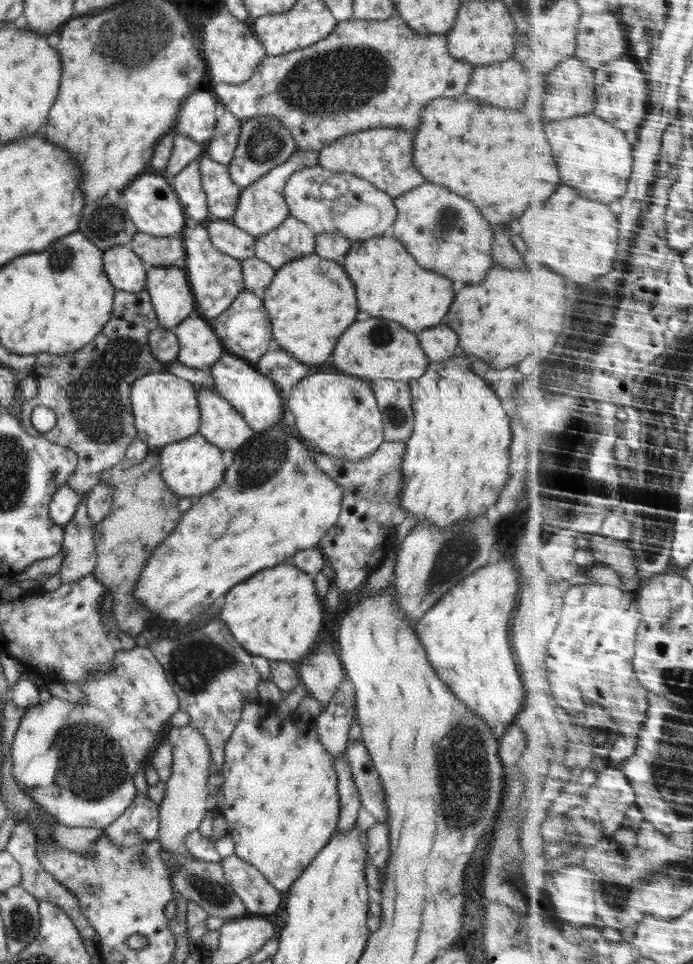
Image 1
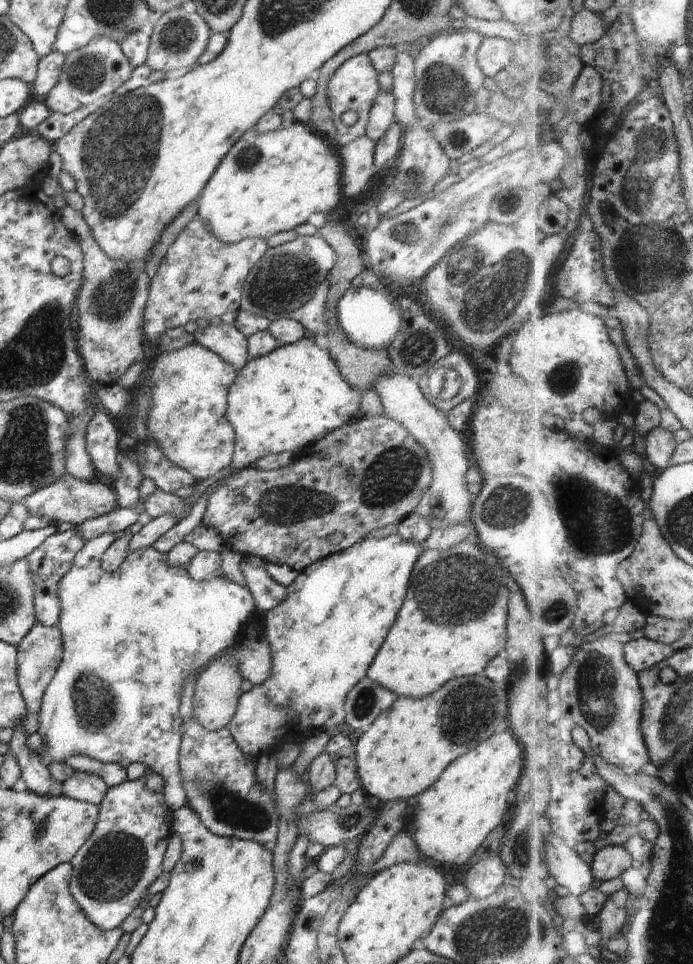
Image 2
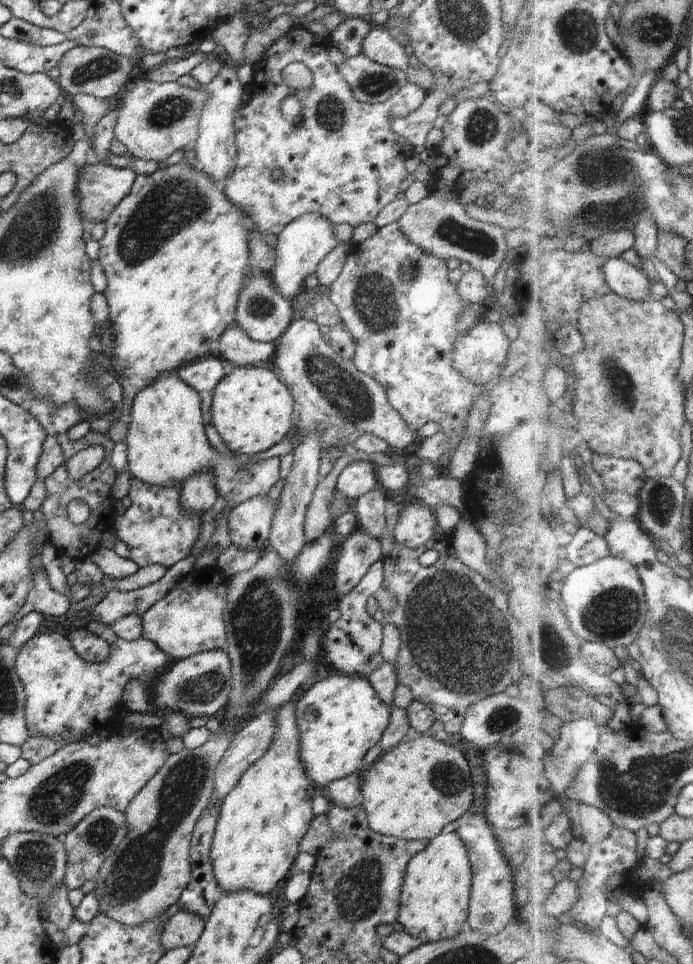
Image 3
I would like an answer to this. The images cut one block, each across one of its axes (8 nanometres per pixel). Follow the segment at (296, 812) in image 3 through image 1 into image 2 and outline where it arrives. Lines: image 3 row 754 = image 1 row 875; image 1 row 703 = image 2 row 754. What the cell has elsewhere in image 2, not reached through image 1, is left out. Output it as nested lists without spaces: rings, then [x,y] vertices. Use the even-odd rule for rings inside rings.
[[[398,532],[376,539],[365,537],[362,541],[344,548],[342,551],[330,554],[324,559],[310,564],[300,571],[298,577],[287,587],[287,596],[281,604],[273,610],[267,611],[264,618],[264,634],[266,642],[270,644],[272,659],[272,674],[264,682],[264,686],[254,685],[251,690],[242,693],[236,707],[236,714],[227,724],[228,732],[244,753],[244,756],[258,758],[262,752],[279,750],[280,742],[294,742],[294,722],[290,722],[290,708],[272,708],[270,704],[280,702],[280,694],[284,698],[298,702],[308,710],[310,718],[306,722],[296,722],[298,738],[312,735],[316,732],[333,730],[345,722],[344,701],[348,692],[366,678],[372,660],[376,658],[378,650],[402,607],[415,563],[424,548],[418,541],[402,539]]]

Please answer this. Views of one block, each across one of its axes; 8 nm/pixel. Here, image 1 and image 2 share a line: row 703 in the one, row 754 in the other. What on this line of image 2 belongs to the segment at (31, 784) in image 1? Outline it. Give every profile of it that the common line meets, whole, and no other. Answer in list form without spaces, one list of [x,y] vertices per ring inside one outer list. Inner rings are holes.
[[[110,532],[110,533],[103,533],[103,534],[102,534],[102,535],[101,535],[101,536],[98,536],[98,537],[93,537],[93,538],[90,538],[90,539],[86,539],[86,540],[85,540],[85,544],[84,544],[84,547],[83,547],[83,548],[82,548],[82,549],[81,549],[81,550],[80,550],[80,551],[79,551],[79,552],[78,552],[78,553],[77,553],[77,554],[76,554],[76,555],[75,555],[75,560],[74,560],[74,561],[73,561],[73,562],[72,562],[72,565],[71,565],[71,568],[70,568],[70,569],[69,569],[69,570],[68,570],[68,573],[66,573],[66,574],[65,574],[65,575],[64,575],[64,576],[63,576],[63,578],[62,578],[62,579],[61,579],[61,580],[60,580],[60,581],[59,581],[59,584],[58,584],[58,585],[57,585],[57,598],[58,598],[58,601],[59,601],[59,604],[60,604],[60,609],[61,609],[61,612],[60,612],[60,615],[59,615],[59,618],[60,618],[60,622],[58,622],[58,628],[60,628],[60,634],[62,634],[62,642],[63,642],[63,643],[62,643],[62,648],[63,648],[63,650],[64,650],[64,652],[63,652],[63,655],[62,655],[62,662],[60,662],[60,666],[58,666],[58,670],[56,670],[56,674],[54,674],[54,678],[52,678],[52,682],[50,682],[50,684],[48,684],[48,686],[47,686],[47,687],[46,687],[46,690],[45,690],[45,692],[44,692],[44,696],[43,696],[43,698],[42,698],[42,702],[41,702],[41,708],[40,708],[40,712],[39,712],[39,718],[38,718],[38,722],[39,722],[39,725],[40,725],[40,728],[39,728],[39,730],[38,730],[38,732],[39,732],[39,733],[40,733],[40,734],[41,734],[41,735],[42,735],[42,736],[43,736],[43,738],[44,738],[44,742],[45,742],[45,743],[46,743],[46,744],[47,744],[47,745],[46,745],[46,751],[45,751],[45,752],[44,752],[44,753],[43,753],[43,754],[39,754],[39,753],[37,753],[37,752],[34,752],[34,754],[38,754],[38,756],[40,756],[40,758],[41,758],[41,759],[42,759],[42,760],[43,760],[43,761],[44,761],[44,762],[45,762],[45,763],[46,763],[46,764],[58,764],[58,763],[62,763],[62,764],[64,764],[64,760],[66,760],[66,758],[70,758],[70,756],[87,756],[87,757],[88,757],[88,758],[91,758],[91,759],[94,759],[94,760],[97,760],[97,761],[98,761],[98,762],[102,762],[102,763],[114,763],[114,764],[120,764],[120,766],[122,766],[122,767],[124,767],[124,768],[125,768],[125,769],[126,769],[126,768],[127,768],[127,766],[128,766],[128,765],[129,765],[129,764],[132,764],[132,762],[140,762],[140,764],[144,764],[144,766],[146,766],[146,770],[147,770],[147,772],[152,772],[152,773],[156,773],[156,774],[159,774],[159,775],[160,775],[160,776],[162,776],[162,778],[164,778],[164,788],[163,788],[163,791],[162,791],[162,796],[164,796],[164,802],[166,802],[166,804],[168,804],[168,808],[170,808],[170,809],[171,809],[171,810],[172,810],[172,812],[173,812],[173,811],[175,811],[175,810],[176,810],[176,809],[178,809],[178,808],[180,808],[180,807],[182,807],[182,806],[184,806],[184,805],[186,805],[186,804],[187,804],[187,798],[186,798],[186,790],[184,790],[184,788],[182,788],[182,778],[180,778],[180,766],[179,766],[179,754],[180,754],[180,745],[181,745],[181,742],[182,742],[182,735],[181,735],[181,724],[182,724],[182,723],[183,723],[183,722],[182,722],[182,718],[180,718],[180,711],[179,711],[179,706],[180,706],[180,701],[181,701],[181,700],[180,700],[180,696],[182,696],[182,688],[184,688],[184,682],[186,682],[186,680],[188,680],[188,678],[190,678],[190,676],[192,676],[192,674],[194,674],[194,676],[197,676],[197,674],[198,674],[198,673],[199,673],[199,672],[200,672],[200,670],[202,670],[202,668],[206,668],[206,666],[208,666],[208,664],[210,664],[210,662],[212,662],[212,660],[214,660],[214,659],[215,659],[215,658],[216,658],[216,657],[218,657],[218,656],[220,656],[220,655],[221,655],[221,654],[222,654],[222,653],[224,653],[224,652],[225,652],[225,651],[226,651],[226,650],[227,650],[227,649],[228,649],[228,648],[229,648],[229,647],[231,647],[231,646],[233,646],[233,642],[236,642],[236,640],[237,640],[237,639],[238,639],[238,636],[240,636],[240,630],[242,630],[242,624],[244,624],[244,620],[246,620],[246,618],[249,618],[249,617],[250,617],[250,616],[252,616],[252,613],[254,613],[254,612],[256,612],[256,610],[257,610],[257,607],[256,607],[256,606],[255,606],[255,603],[254,603],[254,600],[253,600],[253,599],[252,599],[252,596],[251,596],[251,593],[250,593],[250,592],[249,592],[249,590],[248,590],[248,588],[244,588],[244,587],[241,587],[241,586],[240,586],[240,585],[239,585],[239,584],[237,584],[237,583],[234,583],[234,582],[232,582],[232,581],[229,581],[229,580],[228,580],[228,579],[227,579],[227,578],[225,578],[225,577],[215,577],[215,578],[212,578],[212,579],[211,579],[211,580],[210,580],[210,581],[196,581],[196,580],[193,580],[193,579],[192,579],[192,578],[191,578],[191,577],[190,577],[190,576],[189,576],[189,575],[188,575],[188,572],[187,572],[187,570],[184,570],[184,568],[179,568],[179,567],[172,567],[172,566],[169,566],[169,565],[168,565],[168,564],[167,564],[167,561],[166,561],[166,558],[165,558],[165,554],[164,554],[164,553],[160,553],[160,552],[159,552],[159,551],[158,551],[158,550],[156,550],[156,549],[154,549],[154,547],[153,547],[153,546],[152,546],[152,547],[151,547],[151,546],[149,546],[149,547],[146,547],[146,548],[141,548],[141,549],[139,549],[139,550],[136,550],[136,551],[132,551],[132,552],[129,552],[129,554],[128,554],[128,556],[127,556],[127,557],[126,557],[126,558],[125,558],[125,560],[124,560],[124,562],[122,562],[122,564],[121,564],[121,565],[120,565],[120,566],[119,566],[119,567],[118,567],[118,568],[117,568],[117,569],[116,569],[116,570],[115,570],[115,571],[113,571],[113,572],[110,572],[110,573],[108,573],[108,572],[103,572],[103,569],[102,569],[102,568],[101,568],[101,557],[102,557],[102,554],[104,554],[104,552],[105,552],[105,551],[106,551],[106,550],[107,550],[107,549],[108,549],[108,548],[109,548],[109,547],[110,547],[110,546],[111,546],[111,543],[112,543],[112,542],[113,542],[113,541],[114,541],[114,540],[115,540],[115,539],[116,539],[116,538],[117,538],[117,536],[118,536],[118,534],[114,534],[114,533],[112,533],[112,532]]]

